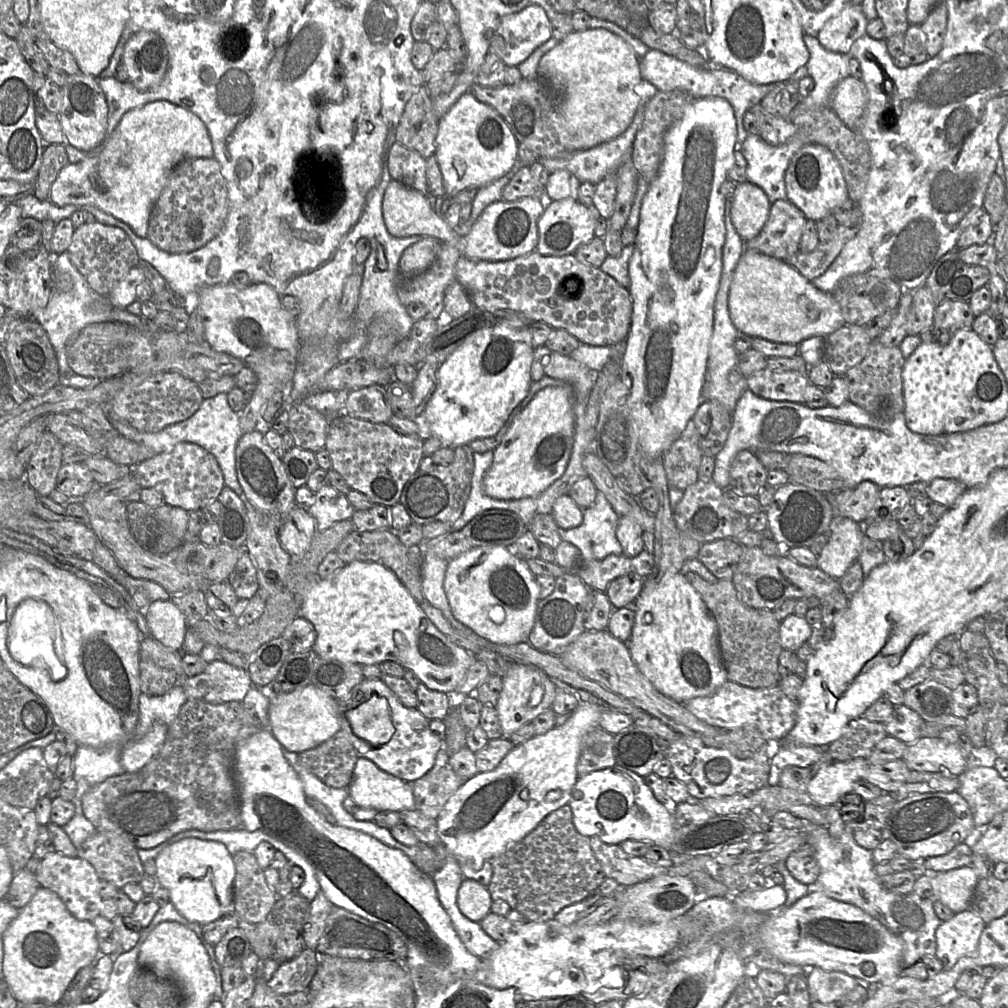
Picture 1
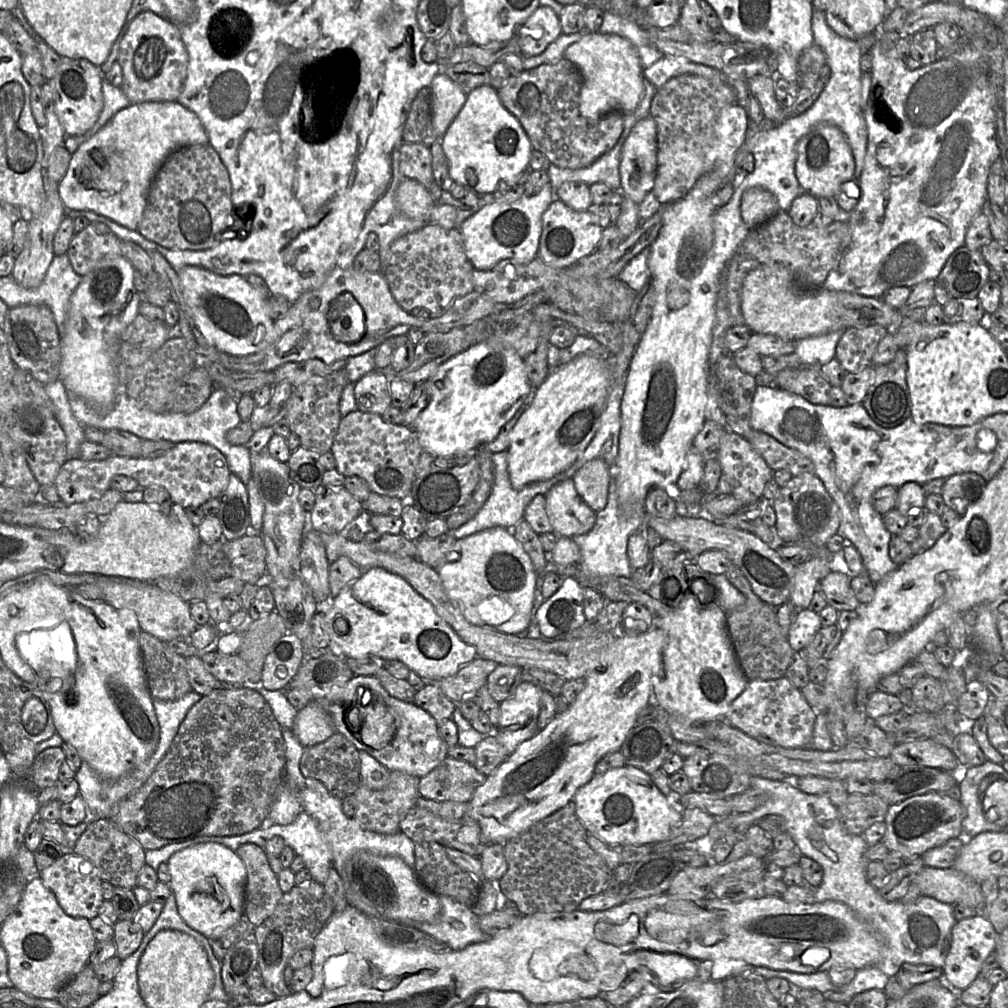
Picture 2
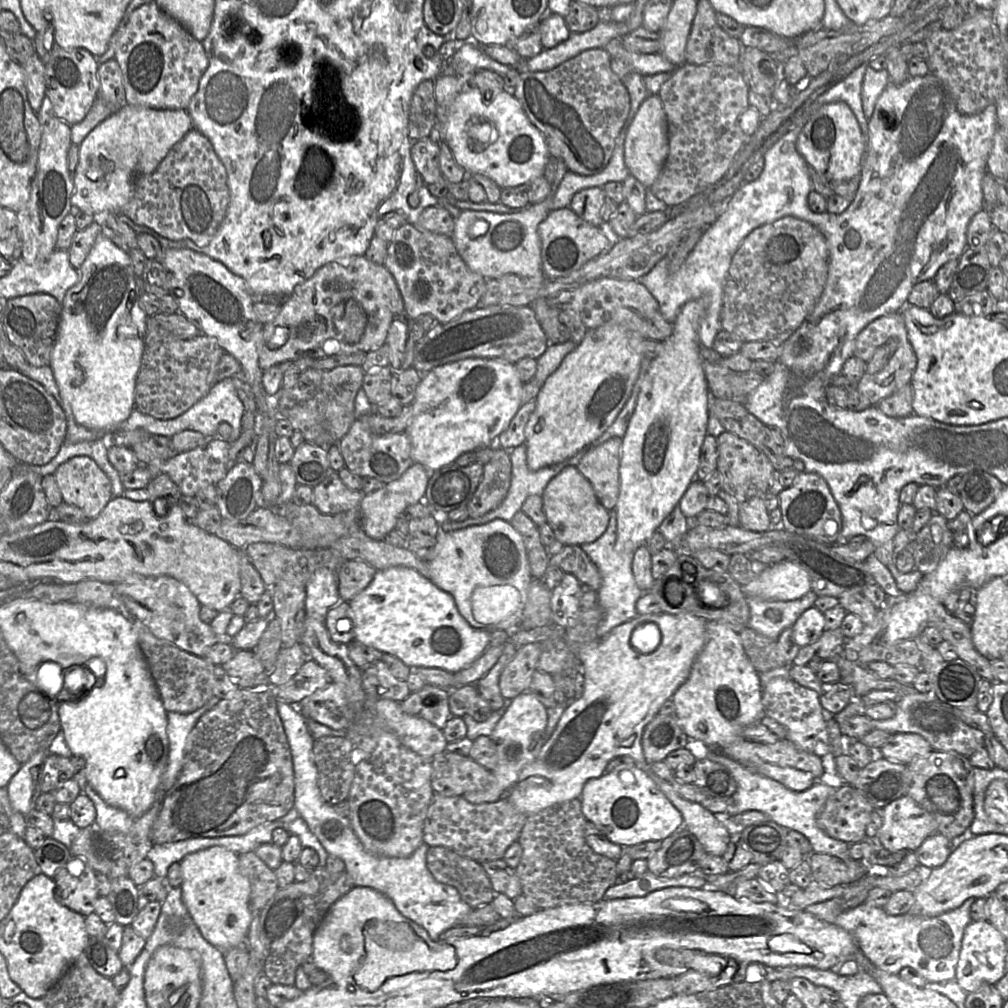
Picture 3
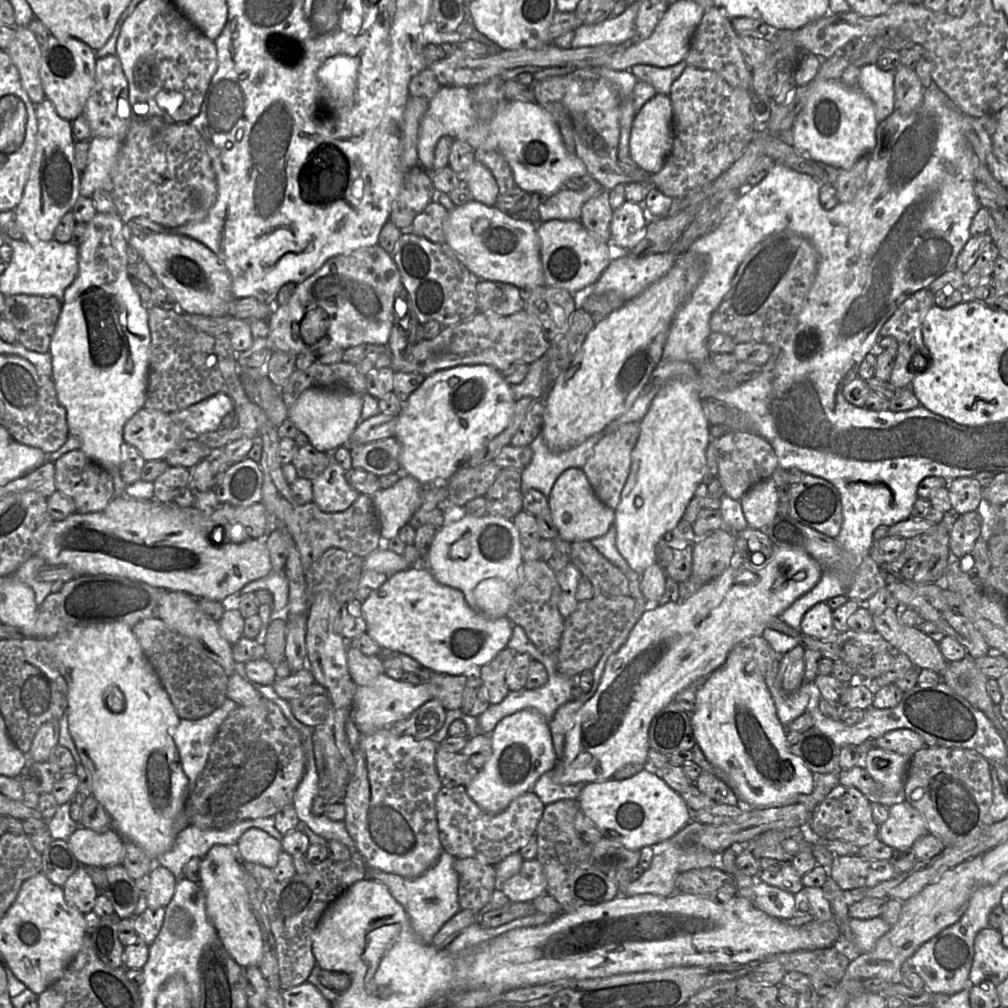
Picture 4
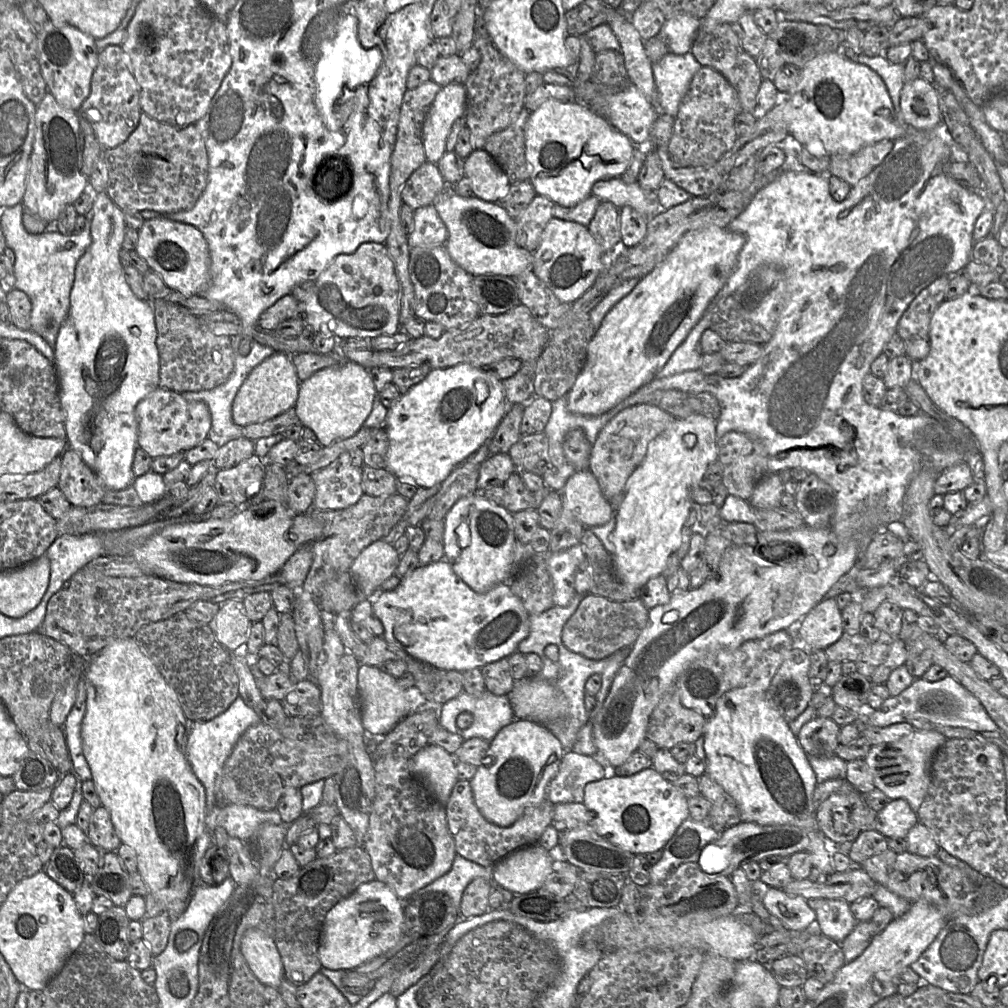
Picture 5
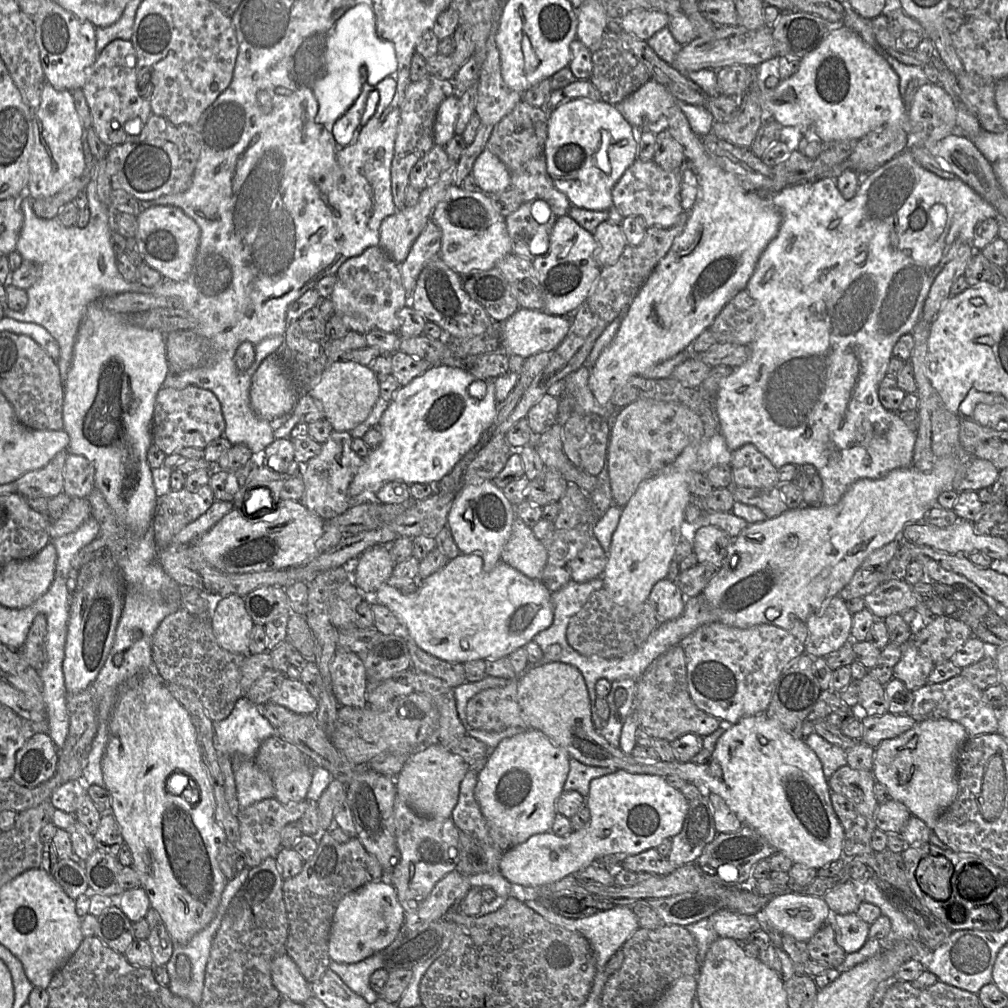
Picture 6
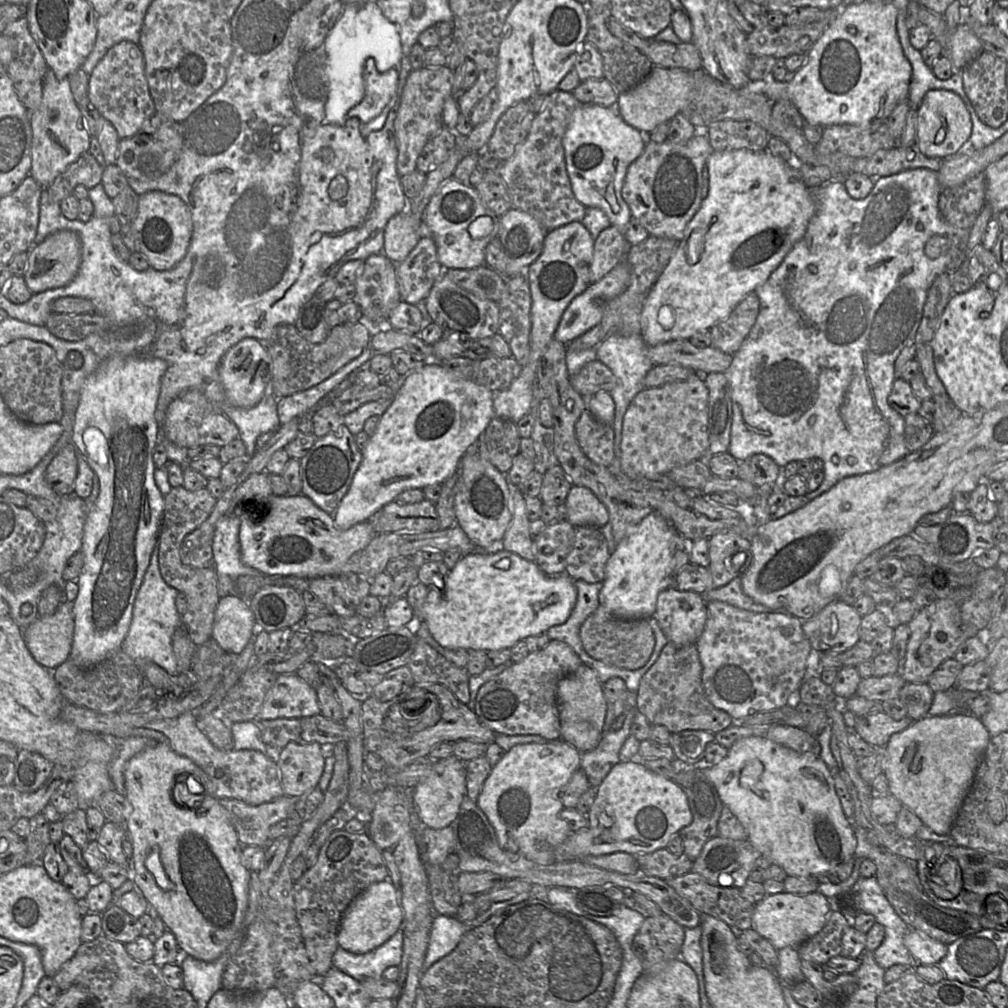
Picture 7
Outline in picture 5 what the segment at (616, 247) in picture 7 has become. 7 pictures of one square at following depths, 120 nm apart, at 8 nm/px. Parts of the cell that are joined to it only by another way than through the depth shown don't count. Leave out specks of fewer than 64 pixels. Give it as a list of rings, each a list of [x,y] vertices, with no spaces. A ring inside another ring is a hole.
[[[600,201],[587,228],[604,252],[612,250],[622,241],[619,209],[611,202]]]

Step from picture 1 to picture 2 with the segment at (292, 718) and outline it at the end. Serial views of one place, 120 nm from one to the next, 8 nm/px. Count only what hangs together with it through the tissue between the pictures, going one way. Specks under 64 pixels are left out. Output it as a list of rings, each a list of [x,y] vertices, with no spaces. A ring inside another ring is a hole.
[[[311,699],[297,712],[291,730],[304,747],[323,742],[336,732],[331,717],[317,699]]]

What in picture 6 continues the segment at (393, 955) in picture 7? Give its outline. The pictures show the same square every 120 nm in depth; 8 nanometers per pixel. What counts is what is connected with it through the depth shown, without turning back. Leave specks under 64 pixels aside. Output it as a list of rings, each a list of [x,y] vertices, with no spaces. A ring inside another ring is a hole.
[[[377,952],[356,963],[338,963],[331,960],[328,968],[335,972],[352,991],[373,1005],[379,995],[371,989],[370,977],[373,972],[383,967],[383,954]]]

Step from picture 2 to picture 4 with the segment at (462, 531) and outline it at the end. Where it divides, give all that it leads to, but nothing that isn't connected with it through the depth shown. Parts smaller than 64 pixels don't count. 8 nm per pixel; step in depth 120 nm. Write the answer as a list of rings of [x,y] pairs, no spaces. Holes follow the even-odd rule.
[[[599,431],[582,443],[567,450],[551,451],[541,433],[530,443],[532,459],[521,470],[521,491],[525,494],[530,489],[539,490],[549,496],[557,478],[569,468],[582,468],[595,444],[604,432]]]

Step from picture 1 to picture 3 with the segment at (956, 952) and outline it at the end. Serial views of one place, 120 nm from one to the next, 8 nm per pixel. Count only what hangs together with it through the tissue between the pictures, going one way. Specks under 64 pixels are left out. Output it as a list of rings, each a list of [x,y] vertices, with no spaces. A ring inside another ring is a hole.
[[[972,921],[963,933],[955,981],[967,993],[976,991],[984,982],[995,984],[1006,973],[1007,941],[988,921]]]

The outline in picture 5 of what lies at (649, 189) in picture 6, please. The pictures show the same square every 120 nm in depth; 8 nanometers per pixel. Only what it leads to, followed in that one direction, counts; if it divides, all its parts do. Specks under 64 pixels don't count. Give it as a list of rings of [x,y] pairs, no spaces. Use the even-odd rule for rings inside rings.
[[[621,178],[599,180],[593,184],[591,193],[598,197],[600,201],[611,202],[618,209],[624,206],[630,206],[645,215],[648,219],[655,217],[663,211],[656,191],[644,190],[637,182],[627,184]]]

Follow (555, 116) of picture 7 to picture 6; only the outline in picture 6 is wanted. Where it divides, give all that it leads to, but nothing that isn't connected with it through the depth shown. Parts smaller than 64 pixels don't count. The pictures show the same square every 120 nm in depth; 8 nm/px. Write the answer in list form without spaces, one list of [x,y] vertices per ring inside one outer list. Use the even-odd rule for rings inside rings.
[[[544,154],[532,159],[521,172],[511,174],[511,186],[520,192],[523,202],[546,201],[557,218],[567,215],[572,207],[567,196],[554,186],[547,172]]]

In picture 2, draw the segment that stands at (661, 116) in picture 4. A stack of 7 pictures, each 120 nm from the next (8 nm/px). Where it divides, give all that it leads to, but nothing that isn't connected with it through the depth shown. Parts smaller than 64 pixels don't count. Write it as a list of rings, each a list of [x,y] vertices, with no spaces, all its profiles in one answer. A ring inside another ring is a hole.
[[[649,115],[635,124],[622,146],[619,166],[622,196],[641,204],[653,190],[657,152],[657,125]]]

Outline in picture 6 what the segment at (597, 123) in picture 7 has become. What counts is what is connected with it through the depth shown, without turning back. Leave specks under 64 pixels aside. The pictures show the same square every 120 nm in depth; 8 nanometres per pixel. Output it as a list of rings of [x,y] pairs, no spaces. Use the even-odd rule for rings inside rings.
[[[574,99],[567,103],[558,105],[553,108],[549,113],[548,119],[548,133],[547,139],[544,144],[544,156],[546,159],[547,172],[554,184],[554,186],[563,194],[567,196],[572,206],[578,208],[585,208],[590,210],[608,210],[609,219],[615,223],[621,223],[624,219],[617,209],[613,207],[612,201],[612,189],[619,179],[623,176],[625,171],[633,164],[637,159],[638,149],[638,136],[642,132],[640,129],[635,129],[632,125],[624,118],[616,105],[606,103],[603,101],[594,101],[590,99]]]

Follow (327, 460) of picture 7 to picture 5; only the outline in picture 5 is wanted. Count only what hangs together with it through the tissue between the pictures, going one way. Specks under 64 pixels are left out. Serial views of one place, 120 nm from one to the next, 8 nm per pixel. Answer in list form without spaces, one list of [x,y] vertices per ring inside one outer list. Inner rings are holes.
[[[350,452],[311,475],[315,484],[313,507],[339,511],[356,504],[363,496],[362,468],[353,465]]]

